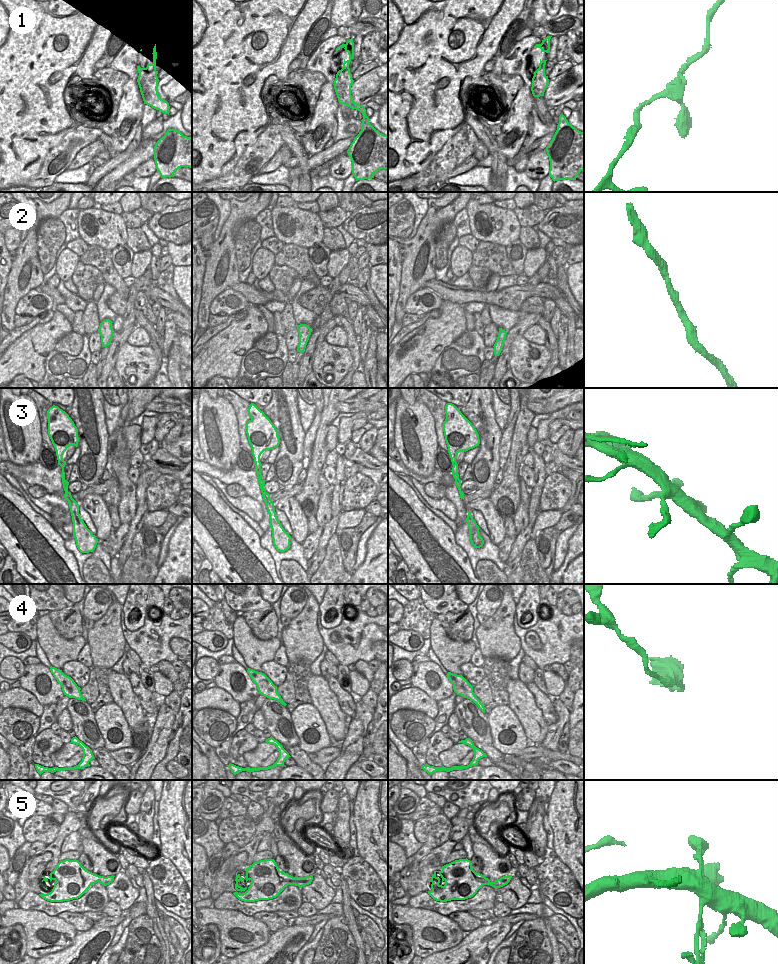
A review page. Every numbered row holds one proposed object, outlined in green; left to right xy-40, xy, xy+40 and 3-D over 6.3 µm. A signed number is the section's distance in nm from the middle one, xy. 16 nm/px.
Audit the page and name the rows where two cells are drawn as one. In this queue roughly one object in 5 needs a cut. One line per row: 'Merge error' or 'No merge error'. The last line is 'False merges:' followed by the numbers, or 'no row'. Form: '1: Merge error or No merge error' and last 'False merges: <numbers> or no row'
1: No merge error
2: No merge error
3: No merge error
4: Merge error
5: No merge error
False merges: 4

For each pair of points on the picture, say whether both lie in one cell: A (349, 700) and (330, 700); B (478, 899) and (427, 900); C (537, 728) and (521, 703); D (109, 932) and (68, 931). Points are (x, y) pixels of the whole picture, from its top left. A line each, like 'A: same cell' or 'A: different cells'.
A: different cells
B: same cell
C: same cell
D: different cells

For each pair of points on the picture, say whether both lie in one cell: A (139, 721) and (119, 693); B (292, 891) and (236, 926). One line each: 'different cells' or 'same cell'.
A: same cell
B: different cells

